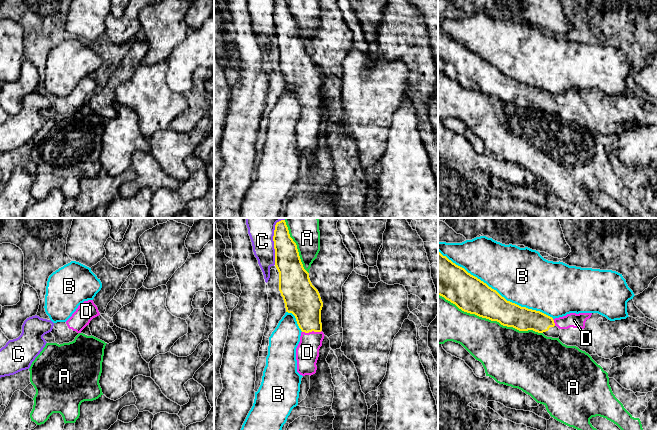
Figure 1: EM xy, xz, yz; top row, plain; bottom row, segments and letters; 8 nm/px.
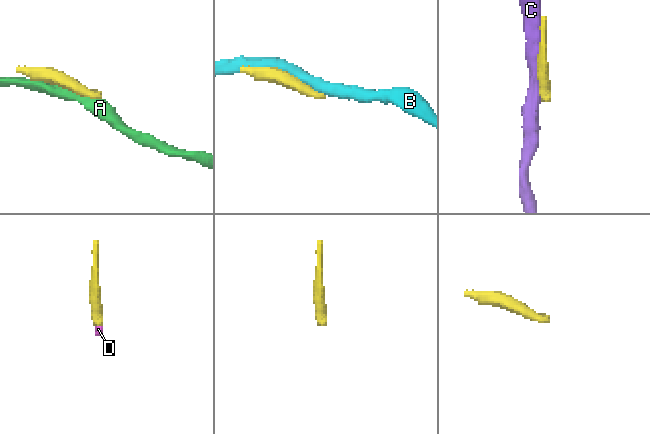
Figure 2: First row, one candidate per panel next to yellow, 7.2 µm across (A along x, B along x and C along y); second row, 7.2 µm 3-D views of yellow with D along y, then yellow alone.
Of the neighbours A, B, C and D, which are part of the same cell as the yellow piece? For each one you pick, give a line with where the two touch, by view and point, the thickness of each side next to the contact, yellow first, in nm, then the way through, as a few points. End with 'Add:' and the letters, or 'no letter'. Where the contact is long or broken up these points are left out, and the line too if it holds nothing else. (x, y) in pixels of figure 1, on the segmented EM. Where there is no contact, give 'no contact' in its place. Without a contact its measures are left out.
D: meets yellow in xz at (311, 331); 280 nm thick on the yellow side, 190 nm on the other; runs through xz (303, 301), (307, 309), (311, 331), (311, 340), (307, 352)
Add: D

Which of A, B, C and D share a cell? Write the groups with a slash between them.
A / B / C / D

